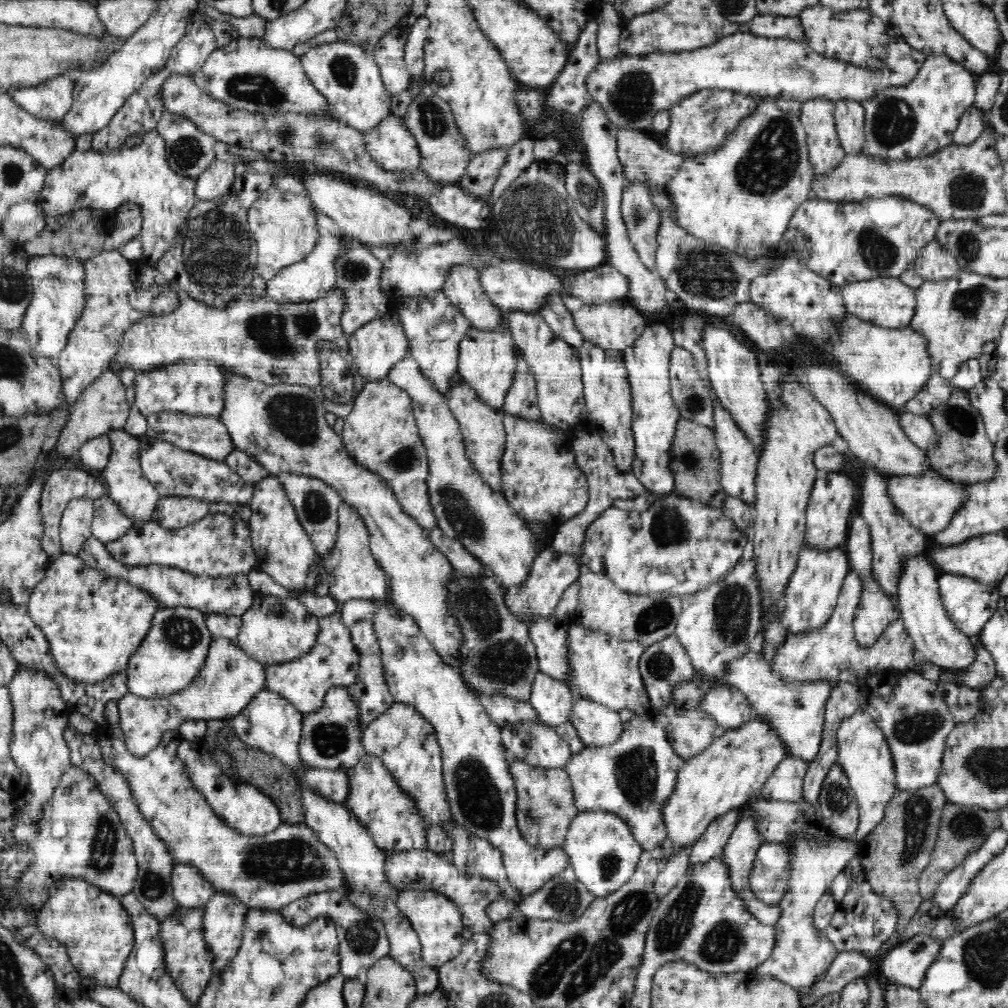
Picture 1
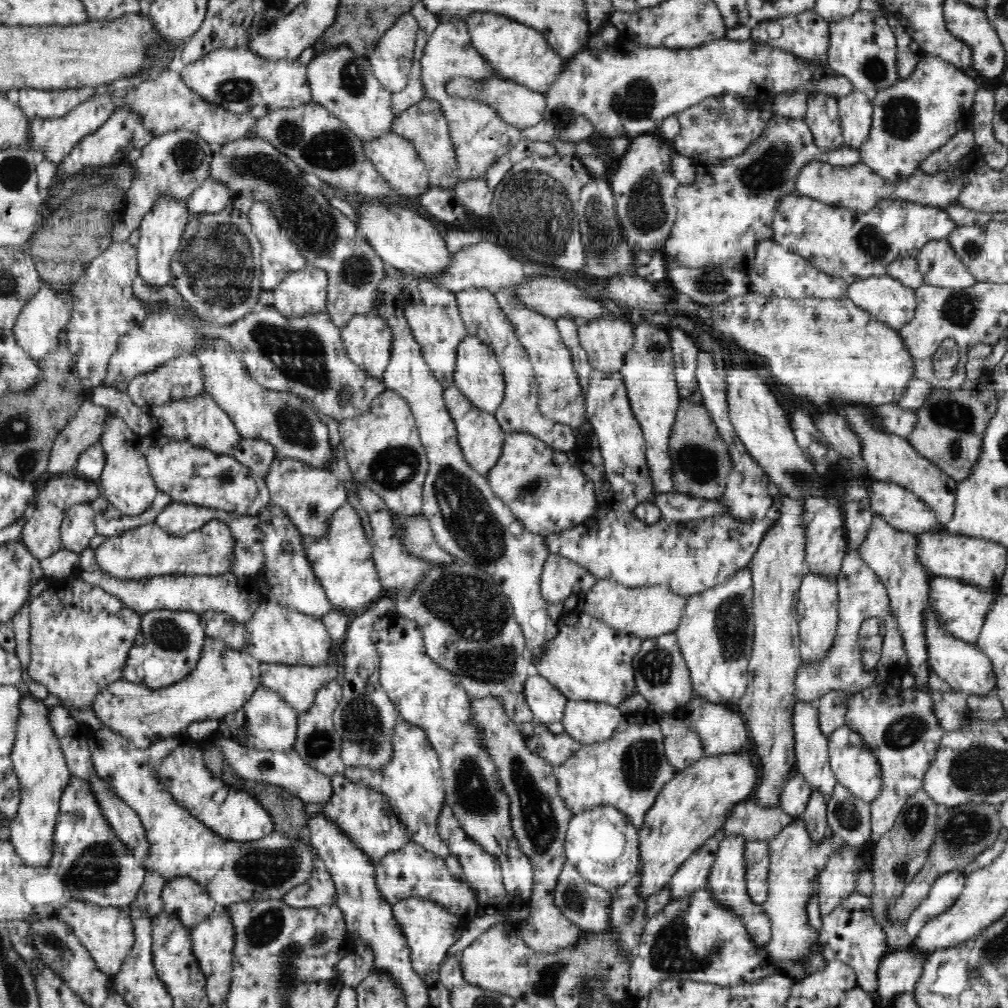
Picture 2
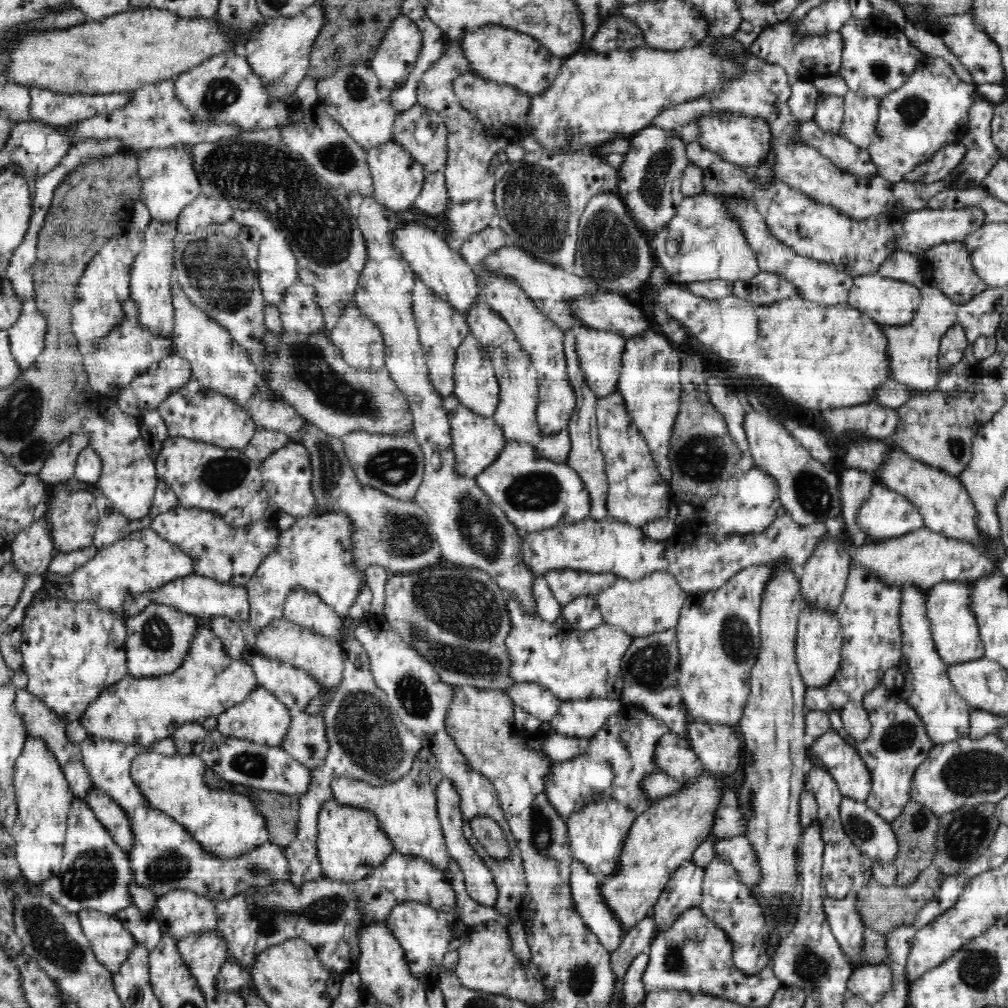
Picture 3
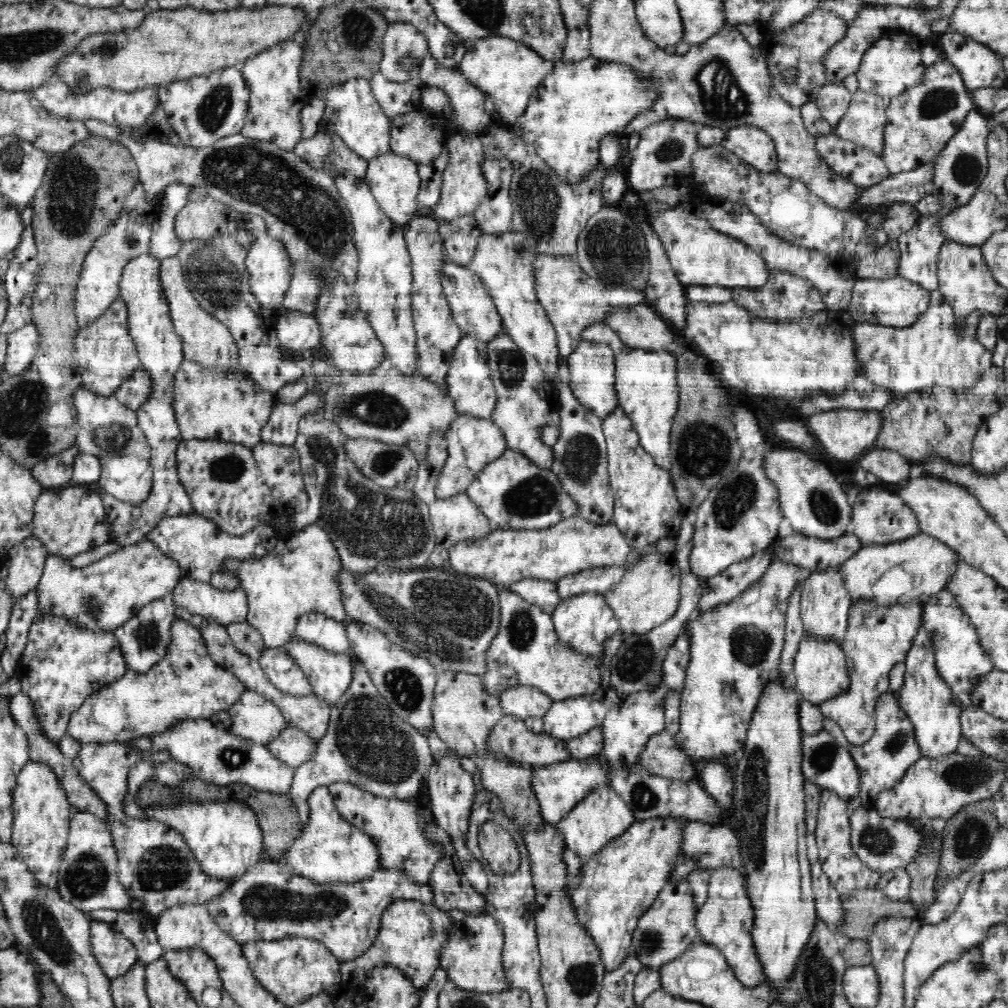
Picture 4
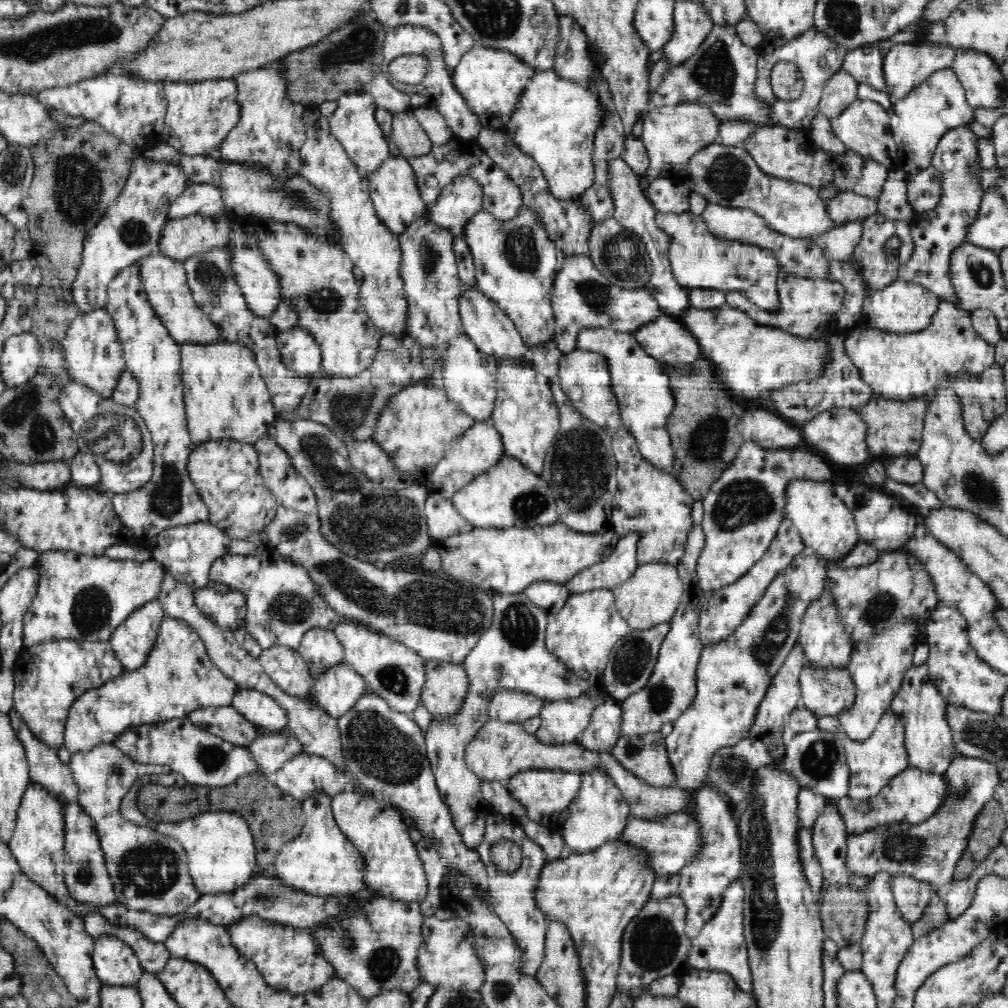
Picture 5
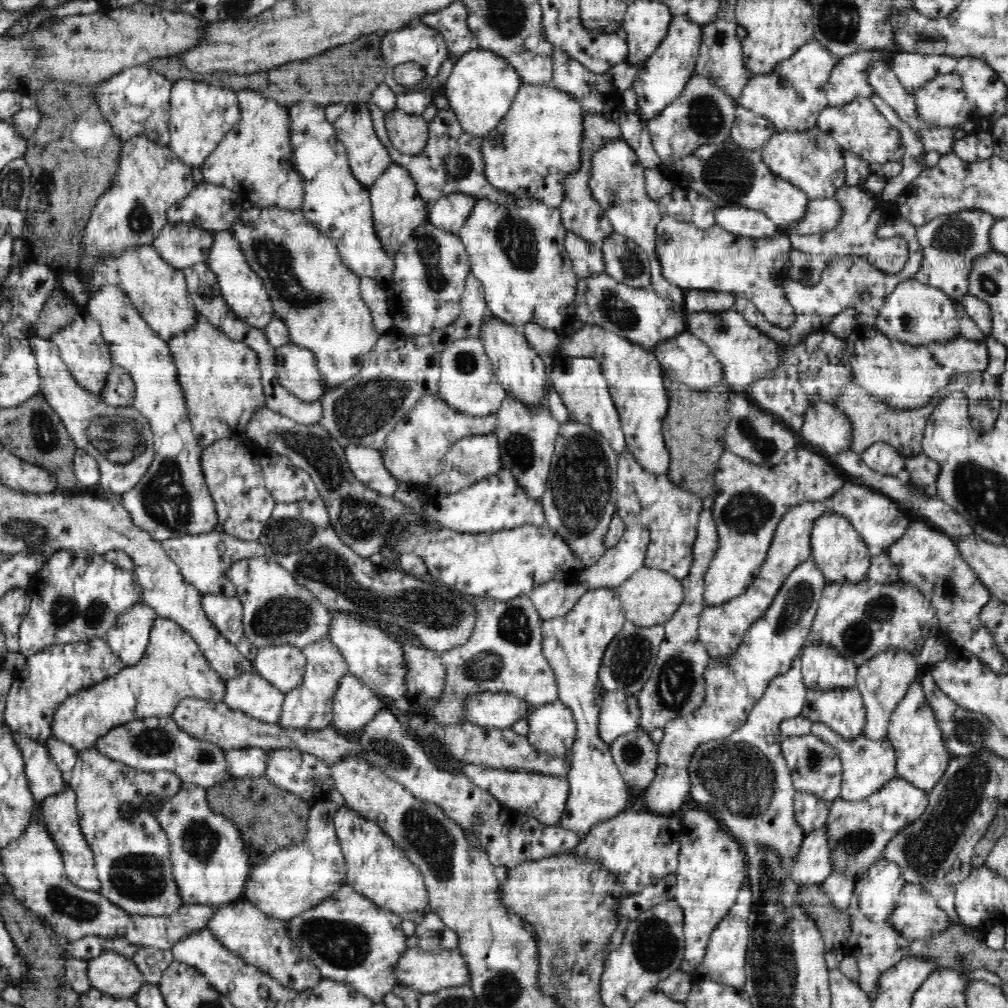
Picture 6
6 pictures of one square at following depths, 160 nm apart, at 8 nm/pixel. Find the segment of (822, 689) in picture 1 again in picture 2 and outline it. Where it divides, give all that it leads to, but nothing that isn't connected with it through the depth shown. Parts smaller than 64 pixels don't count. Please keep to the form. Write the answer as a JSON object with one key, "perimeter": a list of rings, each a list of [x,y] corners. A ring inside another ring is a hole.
{"perimeter":[[[797,699],[793,706],[791,716],[792,730],[795,736],[795,768],[808,779],[813,789],[824,793],[826,800],[831,797],[837,778],[829,765],[828,737],[820,730],[818,721],[818,707],[813,702]]]}

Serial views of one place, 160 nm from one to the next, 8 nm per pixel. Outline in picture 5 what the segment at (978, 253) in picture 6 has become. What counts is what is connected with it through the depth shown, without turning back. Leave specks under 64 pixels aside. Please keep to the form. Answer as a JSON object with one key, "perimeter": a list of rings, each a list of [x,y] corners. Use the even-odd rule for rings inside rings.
{"perimeter":[[[968,125],[949,130],[936,144],[931,166],[942,169],[944,186],[942,186],[943,202],[930,212],[914,216],[910,221],[911,235],[915,248],[908,265],[900,268],[901,281],[914,282],[939,295],[948,301],[953,308],[963,310],[959,295],[955,294],[950,277],[951,258],[957,246],[968,243],[968,228],[976,222],[979,208],[982,206],[984,194],[975,180],[975,170],[980,167],[978,157],[978,137]]]}

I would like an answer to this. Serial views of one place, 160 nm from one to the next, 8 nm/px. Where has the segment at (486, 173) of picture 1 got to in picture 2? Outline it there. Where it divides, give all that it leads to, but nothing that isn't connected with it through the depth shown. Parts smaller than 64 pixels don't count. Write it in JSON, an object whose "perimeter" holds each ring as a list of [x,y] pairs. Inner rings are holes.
{"perimeter":[[[486,176],[460,181],[454,186],[456,200],[466,207],[467,217],[489,218],[493,202],[493,191],[486,183]]]}

